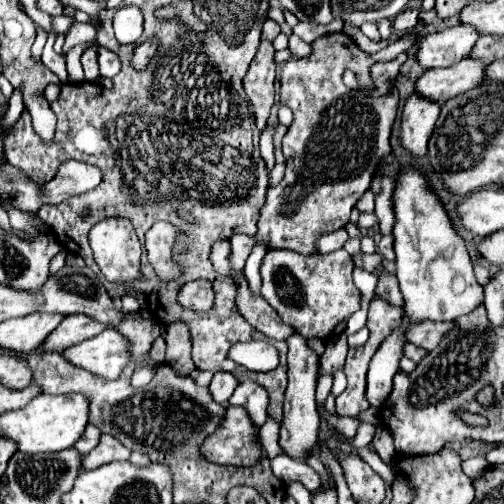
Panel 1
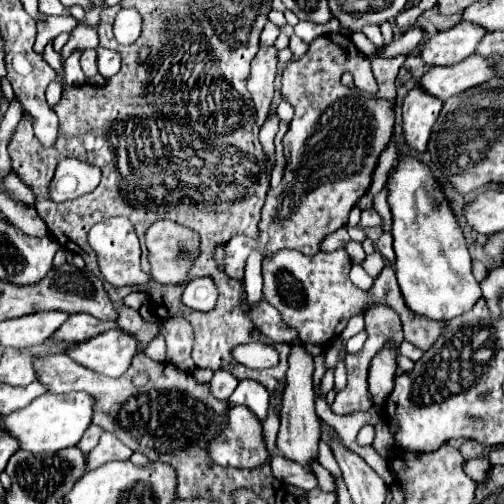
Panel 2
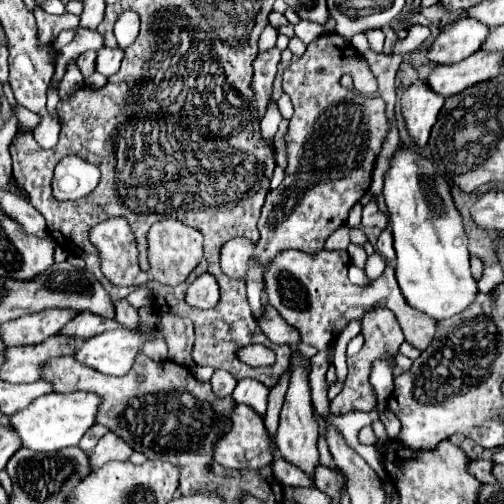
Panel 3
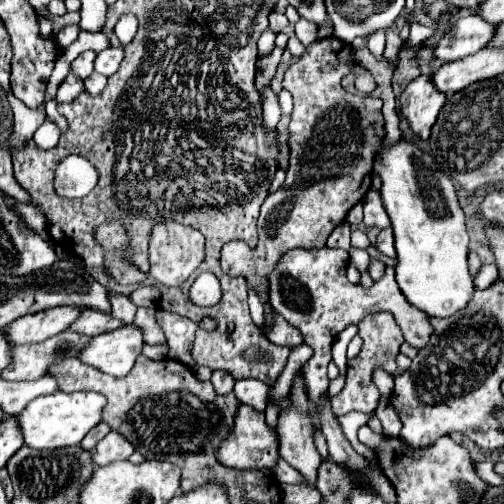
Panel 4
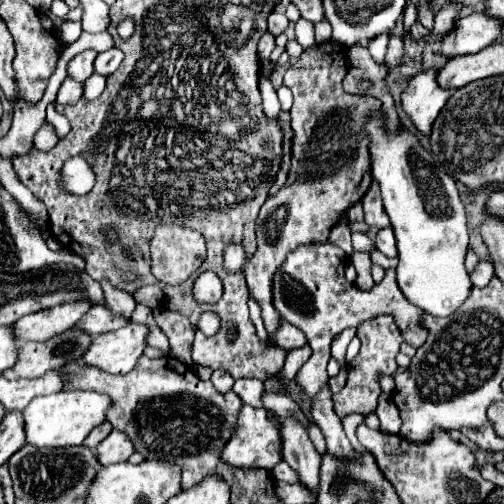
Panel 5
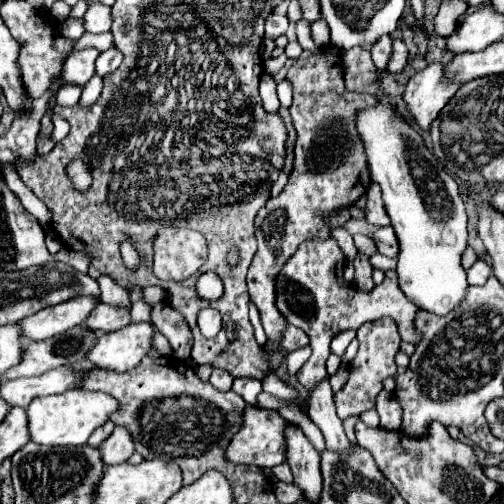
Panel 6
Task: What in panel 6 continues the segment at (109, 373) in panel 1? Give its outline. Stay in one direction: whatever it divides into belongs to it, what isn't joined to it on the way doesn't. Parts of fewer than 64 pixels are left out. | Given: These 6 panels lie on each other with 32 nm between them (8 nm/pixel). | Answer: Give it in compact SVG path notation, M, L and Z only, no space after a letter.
M130 322L128 326L98 338L88 360L100 368L126 372L140 364L144 354L152 350L154 326L150 322Z

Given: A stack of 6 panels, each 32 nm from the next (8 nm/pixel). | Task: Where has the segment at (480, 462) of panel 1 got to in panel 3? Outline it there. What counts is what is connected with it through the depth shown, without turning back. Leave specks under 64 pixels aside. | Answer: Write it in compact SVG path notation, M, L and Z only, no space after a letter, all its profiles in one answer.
M474 460L470 462L470 472L482 482L482 484L494 484L492 476L492 462L490 460Z

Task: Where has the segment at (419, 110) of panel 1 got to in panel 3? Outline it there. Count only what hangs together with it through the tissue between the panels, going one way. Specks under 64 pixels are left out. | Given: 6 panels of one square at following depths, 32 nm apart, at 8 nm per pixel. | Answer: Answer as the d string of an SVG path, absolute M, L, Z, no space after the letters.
M420 78L406 88L400 102L410 136L416 140L418 146L424 146L428 142L440 108L444 106L444 98L436 96L436 92L432 92L428 84L424 84L424 78Z

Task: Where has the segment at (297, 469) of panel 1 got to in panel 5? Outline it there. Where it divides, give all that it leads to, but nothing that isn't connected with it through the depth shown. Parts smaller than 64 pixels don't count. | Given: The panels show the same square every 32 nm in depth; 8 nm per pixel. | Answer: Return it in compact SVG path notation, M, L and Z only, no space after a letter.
M280 462L278 466L274 466L274 468L272 468L272 476L274 476L276 480L288 482L288 484L296 484L296 482L298 482L296 472L294 472L286 462Z

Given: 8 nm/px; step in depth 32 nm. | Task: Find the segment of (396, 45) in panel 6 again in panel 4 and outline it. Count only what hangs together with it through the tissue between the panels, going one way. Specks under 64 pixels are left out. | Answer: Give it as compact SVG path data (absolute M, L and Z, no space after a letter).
M388 30L388 34L386 34L386 54L384 54L384 58L386 60L394 60L394 58L398 58L398 54L394 54L394 52L398 52L398 48L402 48L402 38L398 36L398 32L396 30Z

